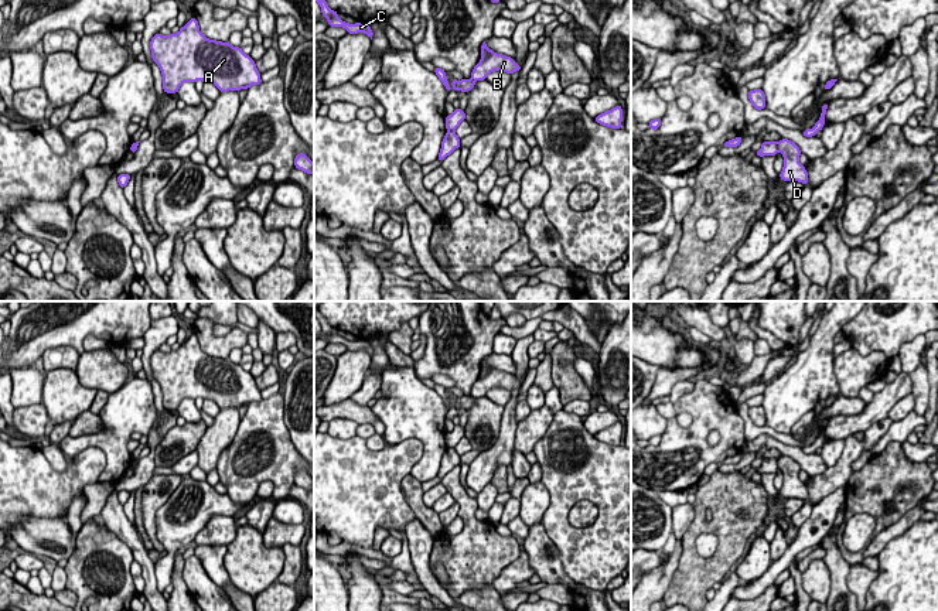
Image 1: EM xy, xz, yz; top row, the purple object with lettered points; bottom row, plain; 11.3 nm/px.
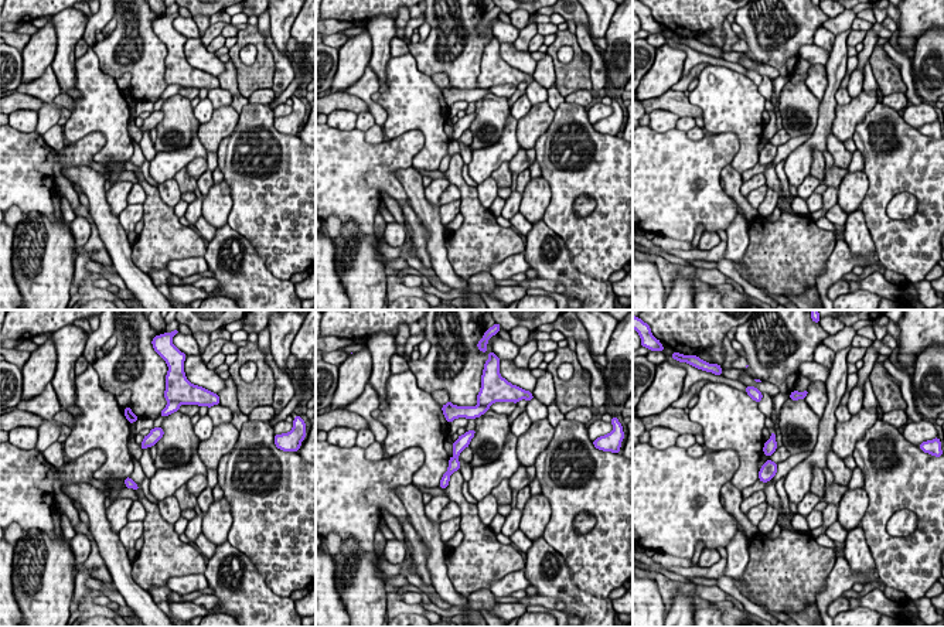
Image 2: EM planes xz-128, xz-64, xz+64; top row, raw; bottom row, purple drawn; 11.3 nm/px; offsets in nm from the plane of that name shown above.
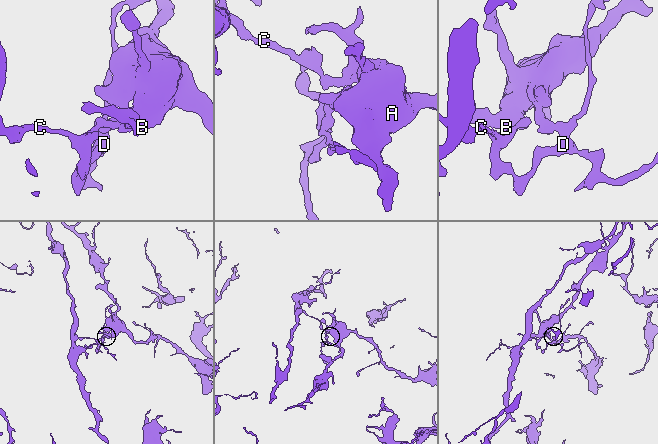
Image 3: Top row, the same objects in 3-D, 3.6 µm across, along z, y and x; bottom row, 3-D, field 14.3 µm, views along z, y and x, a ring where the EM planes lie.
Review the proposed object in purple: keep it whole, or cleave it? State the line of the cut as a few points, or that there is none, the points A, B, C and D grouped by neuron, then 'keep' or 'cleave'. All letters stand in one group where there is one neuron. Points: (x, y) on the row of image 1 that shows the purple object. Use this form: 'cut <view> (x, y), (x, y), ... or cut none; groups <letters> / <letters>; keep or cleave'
cut yz (777, 143), (778, 150); groups A B / C D; cleave

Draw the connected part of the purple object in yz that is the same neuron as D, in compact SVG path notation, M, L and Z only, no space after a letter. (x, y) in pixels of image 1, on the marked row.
M781 139L778 141L778 151L784 157L784 167L782 171L780 173L781 180L787 182L798 181L806 185L808 173L806 168L799 163L801 156L799 147L788 139Z

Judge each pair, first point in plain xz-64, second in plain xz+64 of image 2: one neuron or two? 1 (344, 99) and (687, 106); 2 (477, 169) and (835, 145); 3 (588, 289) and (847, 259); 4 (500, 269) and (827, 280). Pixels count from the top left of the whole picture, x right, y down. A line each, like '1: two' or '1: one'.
1: one
2: two
3: two
4: one

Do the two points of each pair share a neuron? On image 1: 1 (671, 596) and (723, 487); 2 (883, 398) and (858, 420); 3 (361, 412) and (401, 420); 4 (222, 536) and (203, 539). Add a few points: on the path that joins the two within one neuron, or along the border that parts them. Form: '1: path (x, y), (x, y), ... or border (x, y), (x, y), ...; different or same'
1: path (701, 573), (726, 550), (726, 516); same
2: path (879, 405), (865, 419); same
3: border (369, 408), (379, 417); different
4: path (218, 536), (207, 536); same

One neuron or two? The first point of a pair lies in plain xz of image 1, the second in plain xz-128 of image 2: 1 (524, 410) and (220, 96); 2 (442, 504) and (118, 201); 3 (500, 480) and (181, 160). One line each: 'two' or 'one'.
1: two
2: two
3: two

